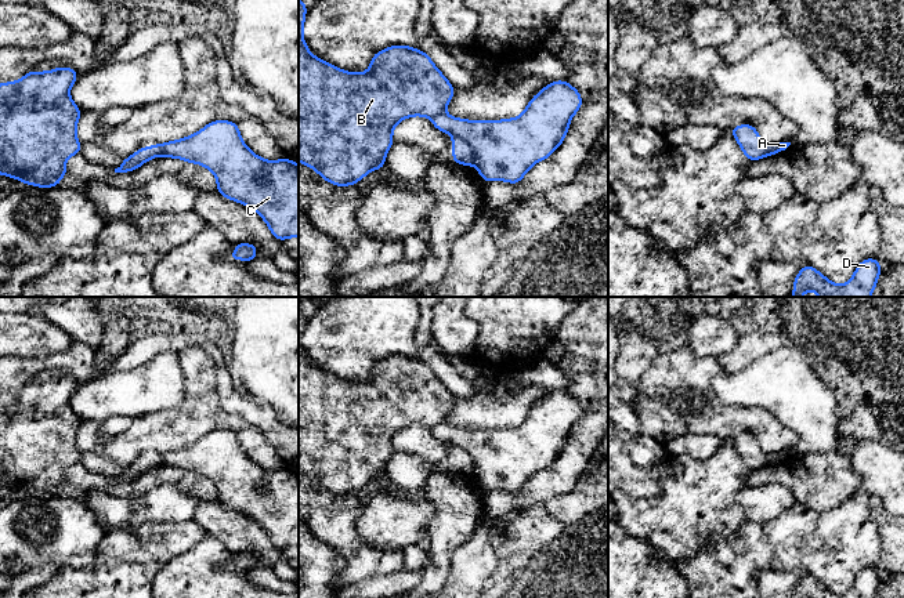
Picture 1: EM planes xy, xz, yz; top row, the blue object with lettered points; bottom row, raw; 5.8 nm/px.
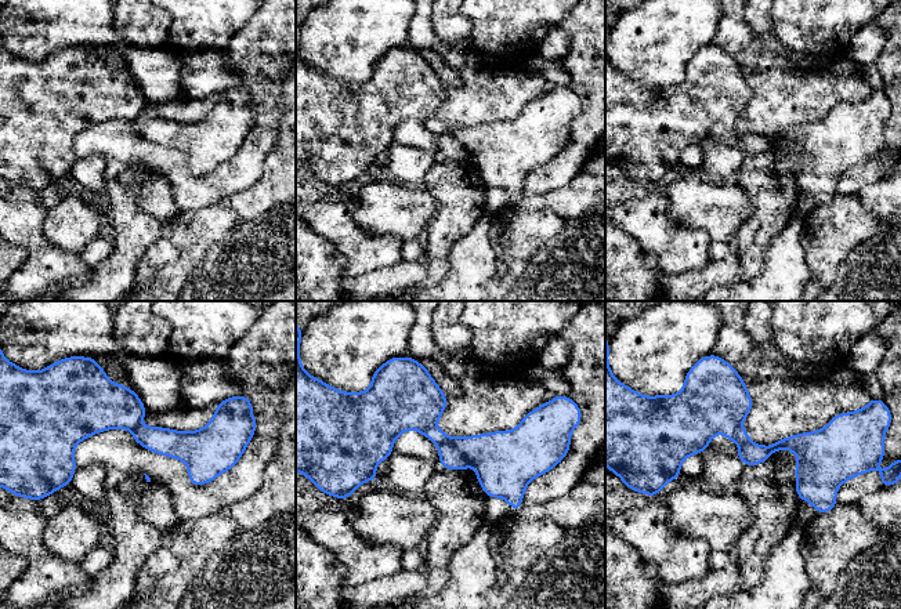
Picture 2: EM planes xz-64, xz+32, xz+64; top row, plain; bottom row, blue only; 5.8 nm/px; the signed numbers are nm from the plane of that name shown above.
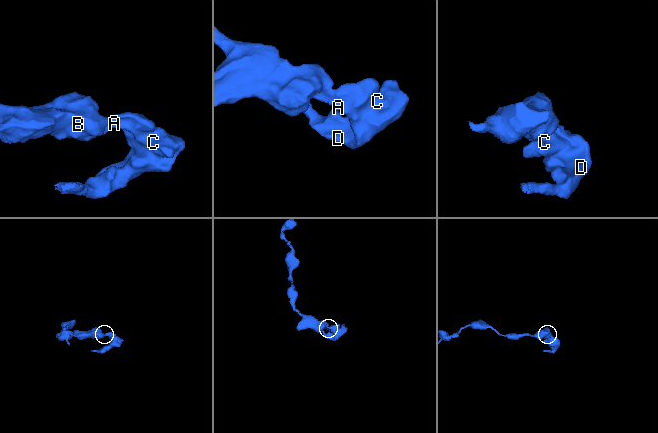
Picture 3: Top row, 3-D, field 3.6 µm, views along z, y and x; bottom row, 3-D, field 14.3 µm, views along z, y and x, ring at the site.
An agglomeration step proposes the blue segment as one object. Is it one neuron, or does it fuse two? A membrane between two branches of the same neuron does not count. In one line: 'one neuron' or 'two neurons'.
two neurons

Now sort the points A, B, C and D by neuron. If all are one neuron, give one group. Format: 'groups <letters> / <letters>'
groups A B / C D

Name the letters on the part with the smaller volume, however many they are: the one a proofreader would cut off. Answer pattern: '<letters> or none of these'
C, D

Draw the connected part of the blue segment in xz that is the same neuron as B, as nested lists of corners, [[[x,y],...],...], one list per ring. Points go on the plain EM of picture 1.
[[[299,308],[299,471],[333,494],[355,494],[372,479],[383,479],[386,464],[394,453],[393,439],[401,430],[445,423],[455,398],[426,362],[408,355],[390,355],[376,362],[364,383],[339,378],[314,366],[303,347],[305,322],[307,314]]]

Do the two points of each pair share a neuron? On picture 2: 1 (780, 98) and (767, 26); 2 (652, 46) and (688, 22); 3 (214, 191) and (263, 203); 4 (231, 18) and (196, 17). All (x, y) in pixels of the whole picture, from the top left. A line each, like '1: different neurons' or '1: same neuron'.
1: different neurons
2: same neuron
3: different neurons
4: same neuron

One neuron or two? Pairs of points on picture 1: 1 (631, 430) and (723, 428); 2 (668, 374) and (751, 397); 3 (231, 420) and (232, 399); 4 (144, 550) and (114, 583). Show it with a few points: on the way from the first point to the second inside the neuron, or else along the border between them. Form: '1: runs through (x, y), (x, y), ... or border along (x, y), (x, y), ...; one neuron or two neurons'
1: border along (635, 398), (639, 430), (664, 446); two neurons
2: border along (720, 370), (711, 388), (723, 402), (740, 405); two neurons
3: border along (216, 384), (220, 405), (226, 410), (238, 415); two neurons
4: runs through (136, 558), (120, 575); one neuron

